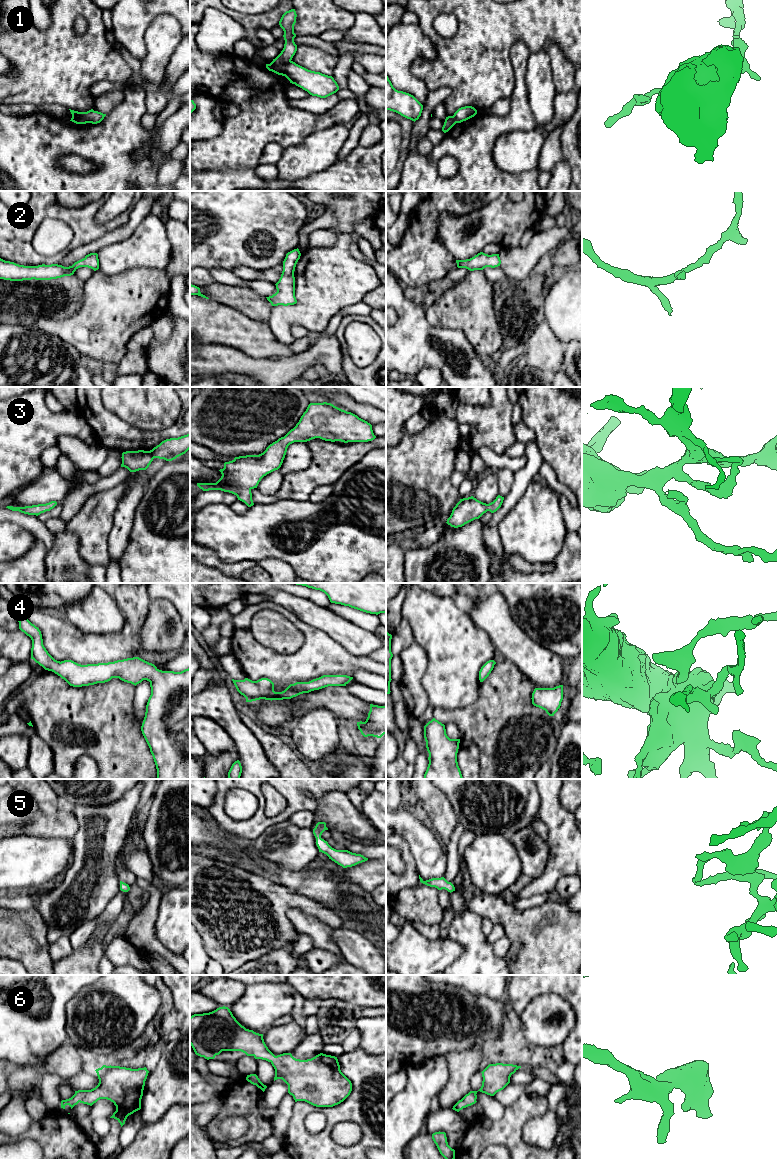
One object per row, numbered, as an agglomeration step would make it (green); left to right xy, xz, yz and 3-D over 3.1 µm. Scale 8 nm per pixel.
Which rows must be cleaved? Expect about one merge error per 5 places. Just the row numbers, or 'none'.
1

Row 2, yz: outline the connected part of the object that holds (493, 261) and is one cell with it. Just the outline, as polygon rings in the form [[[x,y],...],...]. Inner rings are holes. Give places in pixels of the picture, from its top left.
[[[483,252],[466,260],[456,260],[458,268],[466,268],[470,271],[483,270],[486,267],[495,268],[500,266],[501,260],[499,254],[488,255]]]

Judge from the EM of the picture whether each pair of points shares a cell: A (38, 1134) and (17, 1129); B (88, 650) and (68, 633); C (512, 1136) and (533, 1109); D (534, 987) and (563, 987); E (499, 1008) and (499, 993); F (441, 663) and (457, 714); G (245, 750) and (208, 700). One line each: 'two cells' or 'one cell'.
A: two cells
B: one cell
C: one cell
D: one cell
E: two cells
F: two cells
G: one cell

